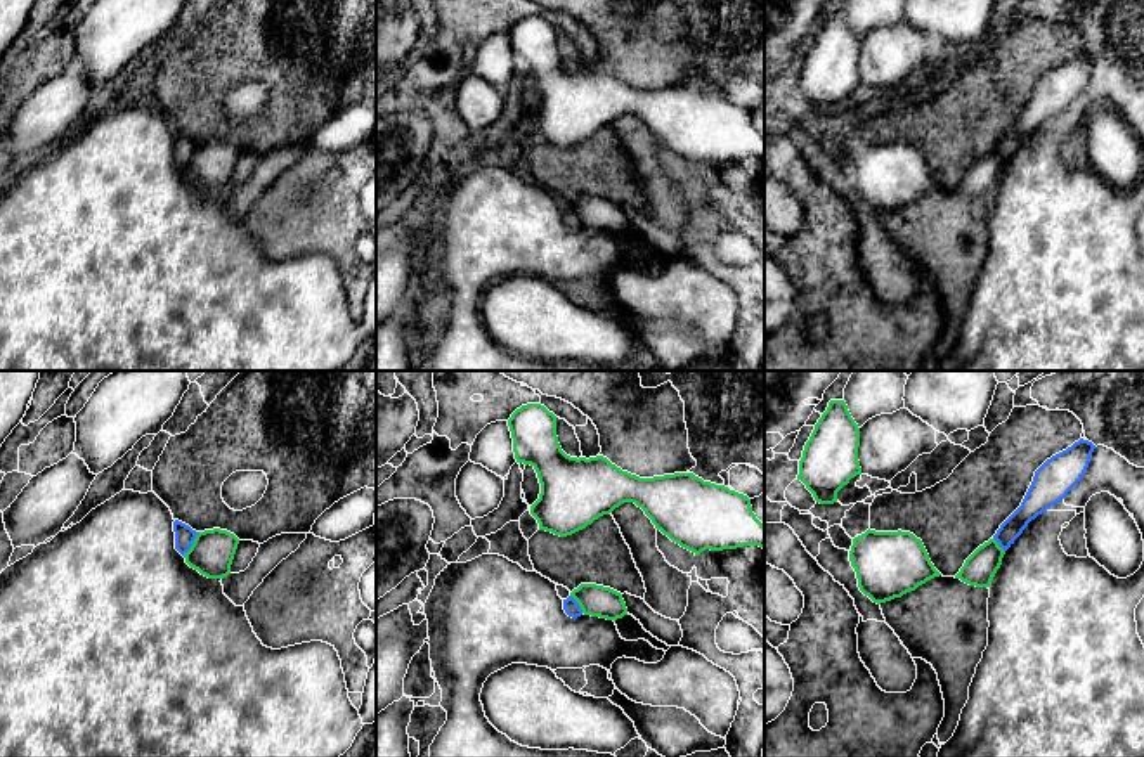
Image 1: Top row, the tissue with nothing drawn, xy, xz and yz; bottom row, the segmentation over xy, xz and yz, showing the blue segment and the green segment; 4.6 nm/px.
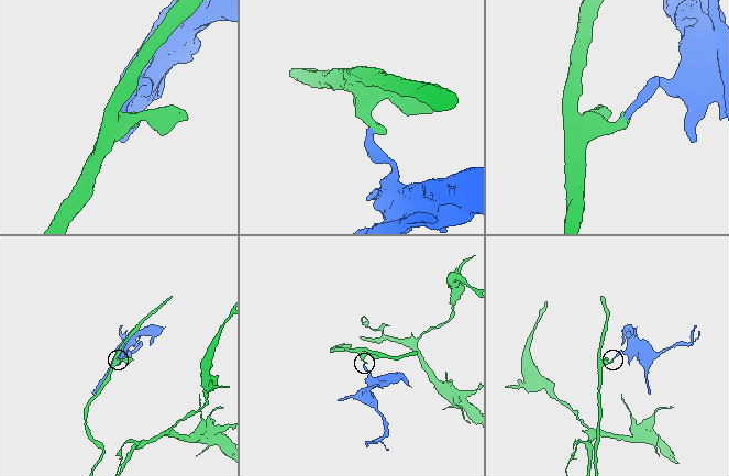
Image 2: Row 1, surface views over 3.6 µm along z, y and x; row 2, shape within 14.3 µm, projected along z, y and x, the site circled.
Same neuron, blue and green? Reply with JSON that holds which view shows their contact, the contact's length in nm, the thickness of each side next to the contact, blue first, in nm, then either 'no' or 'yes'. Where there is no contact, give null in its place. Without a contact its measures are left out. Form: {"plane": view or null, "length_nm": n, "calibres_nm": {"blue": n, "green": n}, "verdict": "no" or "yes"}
{"plane": "xy", "length_nm": 130, "calibres_nm": {"blue": 100, "green": 200}, "verdict": "no"}

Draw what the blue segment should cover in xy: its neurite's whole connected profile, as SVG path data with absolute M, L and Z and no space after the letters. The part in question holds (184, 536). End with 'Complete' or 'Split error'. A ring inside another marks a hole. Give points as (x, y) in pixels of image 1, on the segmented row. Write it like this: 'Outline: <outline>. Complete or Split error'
Outline: M179 520L173 521L173 532L175 532L175 549L184 556L191 549L198 532Z. Complete

